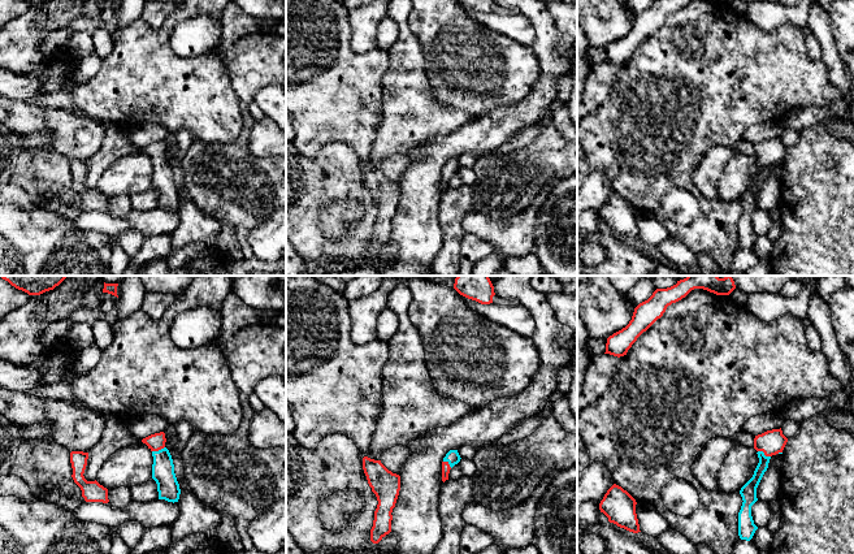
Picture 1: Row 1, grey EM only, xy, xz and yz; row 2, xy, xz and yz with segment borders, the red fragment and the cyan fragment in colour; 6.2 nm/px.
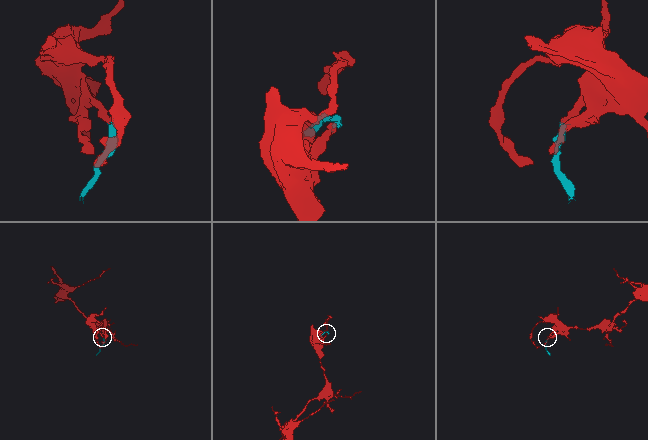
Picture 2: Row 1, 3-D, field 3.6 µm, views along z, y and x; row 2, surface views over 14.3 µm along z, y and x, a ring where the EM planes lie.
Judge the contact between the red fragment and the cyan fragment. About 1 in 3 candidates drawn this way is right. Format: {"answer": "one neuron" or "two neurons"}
{"answer": "one neuron"}

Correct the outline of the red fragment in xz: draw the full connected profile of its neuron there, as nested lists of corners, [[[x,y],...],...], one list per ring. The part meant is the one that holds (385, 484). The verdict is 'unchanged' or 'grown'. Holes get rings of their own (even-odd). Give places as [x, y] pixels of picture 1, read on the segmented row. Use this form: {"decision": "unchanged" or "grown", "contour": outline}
{"decision": "unchanged", "contour": [[[368,456],[363,458],[363,469],[378,501],[370,529],[370,541],[378,544],[391,532],[391,512],[399,495],[400,476],[389,471],[381,460],[374,460]]]}

